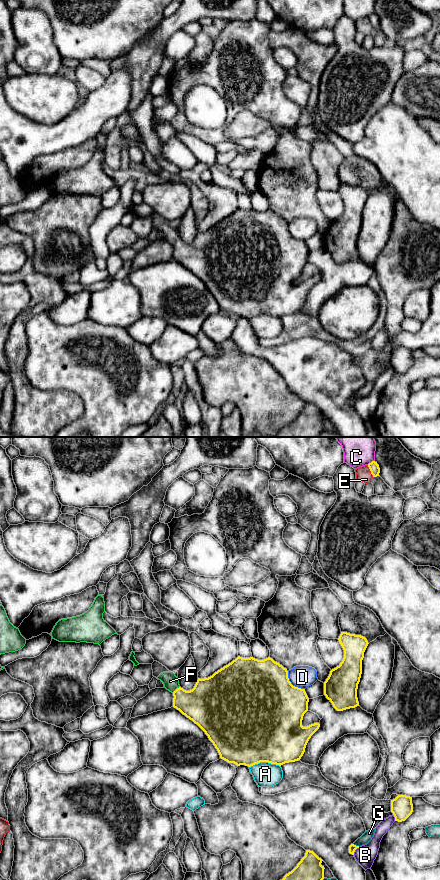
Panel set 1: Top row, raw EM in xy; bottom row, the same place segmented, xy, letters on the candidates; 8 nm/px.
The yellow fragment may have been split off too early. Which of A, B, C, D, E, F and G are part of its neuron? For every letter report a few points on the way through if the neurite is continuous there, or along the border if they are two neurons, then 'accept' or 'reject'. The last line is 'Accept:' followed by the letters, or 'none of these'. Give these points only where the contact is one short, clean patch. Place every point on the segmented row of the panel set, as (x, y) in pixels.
A: reject
B: reject
C: reject
D: reject
E: reject
F: way xy (203, 704), (190, 703), (176, 689), (170, 681); accept
G: reject
Accept: F

